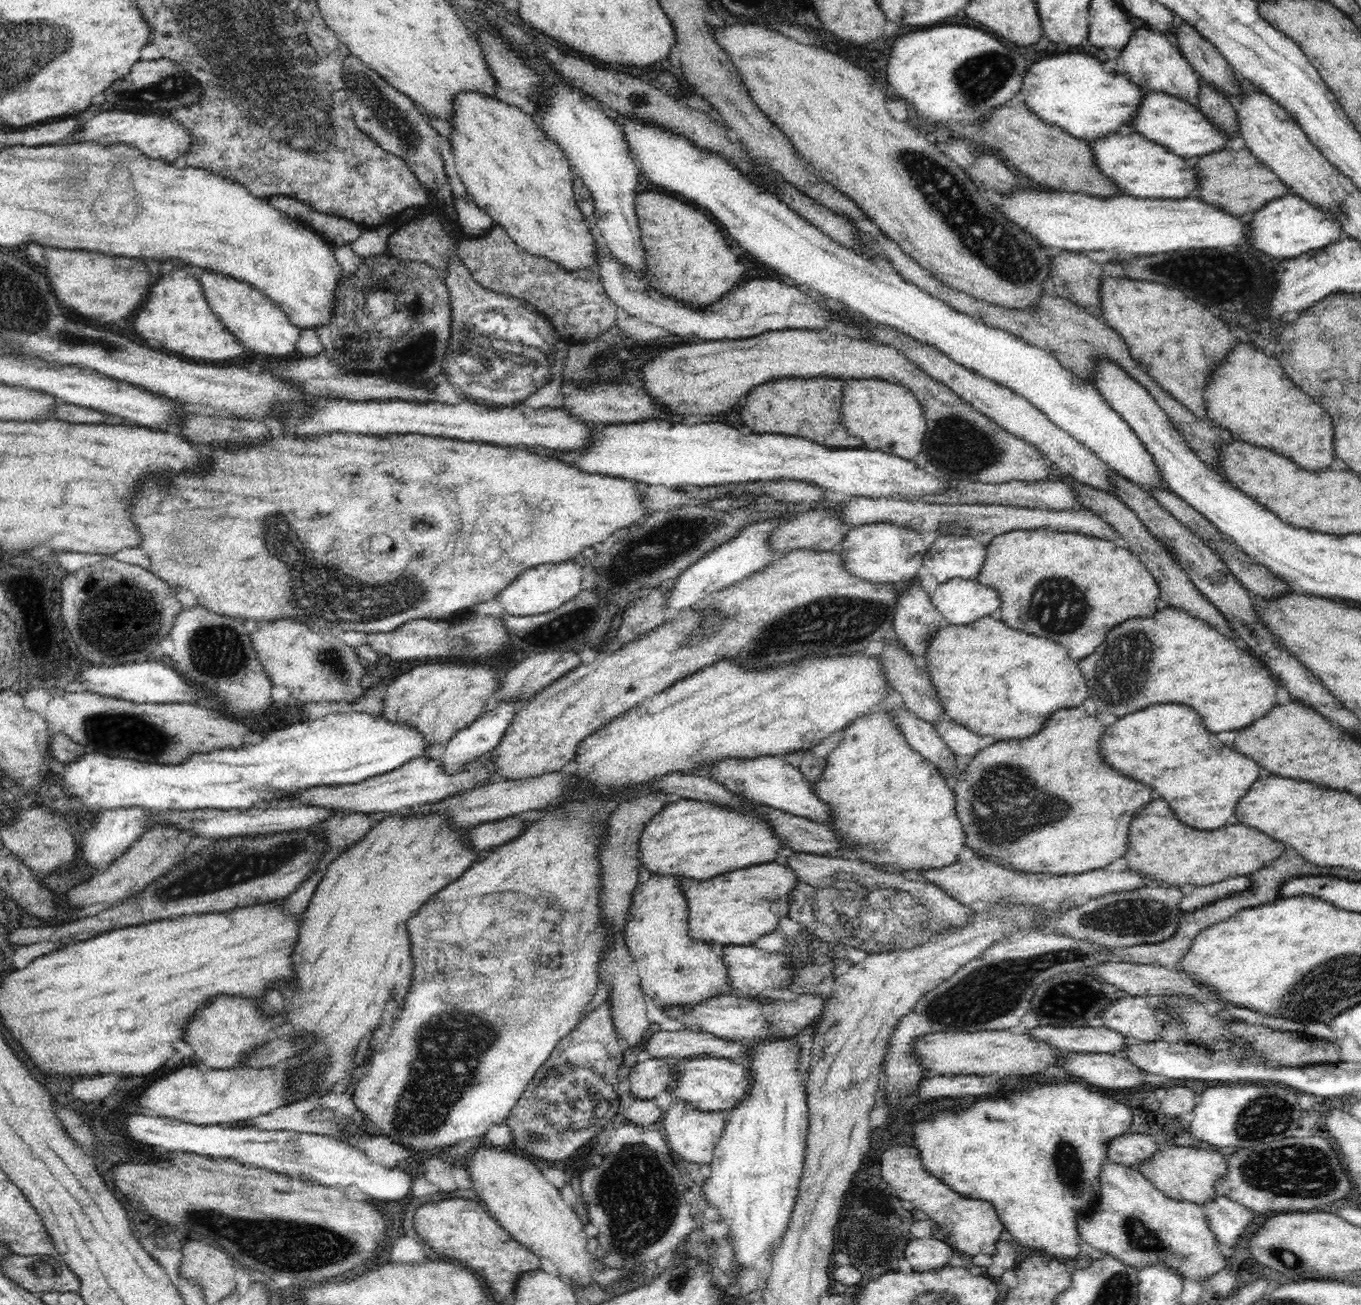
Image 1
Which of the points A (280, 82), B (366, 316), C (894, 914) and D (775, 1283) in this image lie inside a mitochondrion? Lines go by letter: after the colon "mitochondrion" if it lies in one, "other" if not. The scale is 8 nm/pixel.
A: mitochondrion
B: mitochondrion
C: mitochondrion
D: other

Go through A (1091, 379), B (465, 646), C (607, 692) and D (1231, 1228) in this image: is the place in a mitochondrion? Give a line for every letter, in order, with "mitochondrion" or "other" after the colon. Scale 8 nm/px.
A: other
B: mitochondrion
C: other
D: other

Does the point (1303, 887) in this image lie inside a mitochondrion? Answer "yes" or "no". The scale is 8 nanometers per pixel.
no

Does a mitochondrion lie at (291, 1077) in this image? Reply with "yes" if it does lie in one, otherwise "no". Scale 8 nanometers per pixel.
no

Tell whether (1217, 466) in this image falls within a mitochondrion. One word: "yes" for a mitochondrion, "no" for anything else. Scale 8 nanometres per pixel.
no

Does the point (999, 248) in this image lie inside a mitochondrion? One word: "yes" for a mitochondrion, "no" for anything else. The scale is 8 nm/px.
yes

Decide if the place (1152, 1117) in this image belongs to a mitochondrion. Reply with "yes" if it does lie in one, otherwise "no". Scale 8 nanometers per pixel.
no

